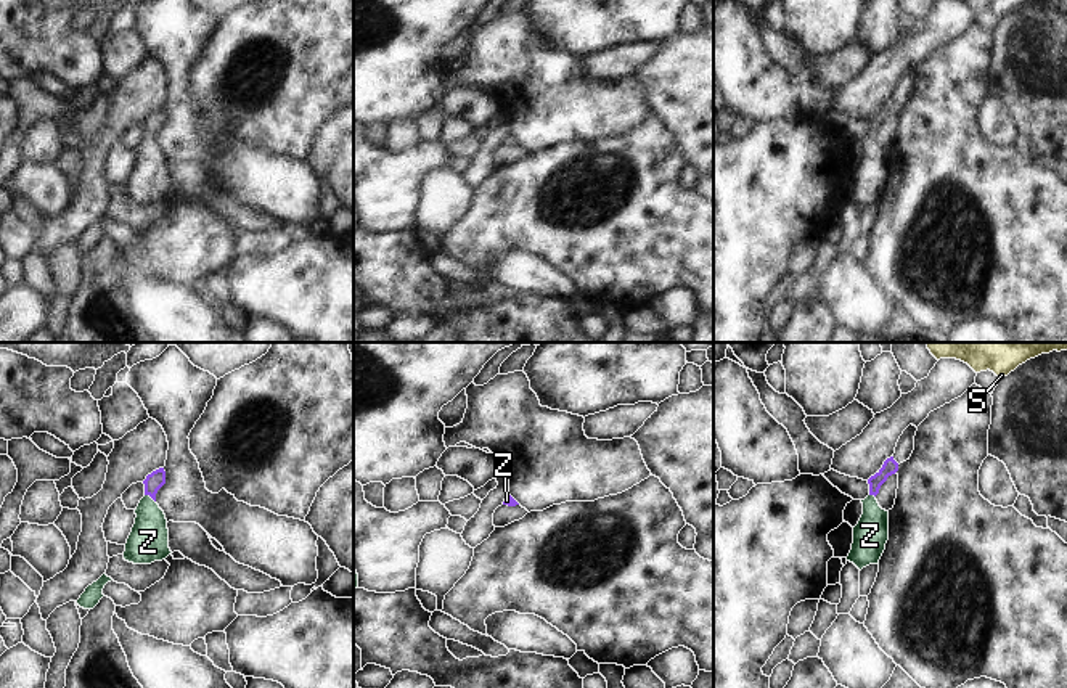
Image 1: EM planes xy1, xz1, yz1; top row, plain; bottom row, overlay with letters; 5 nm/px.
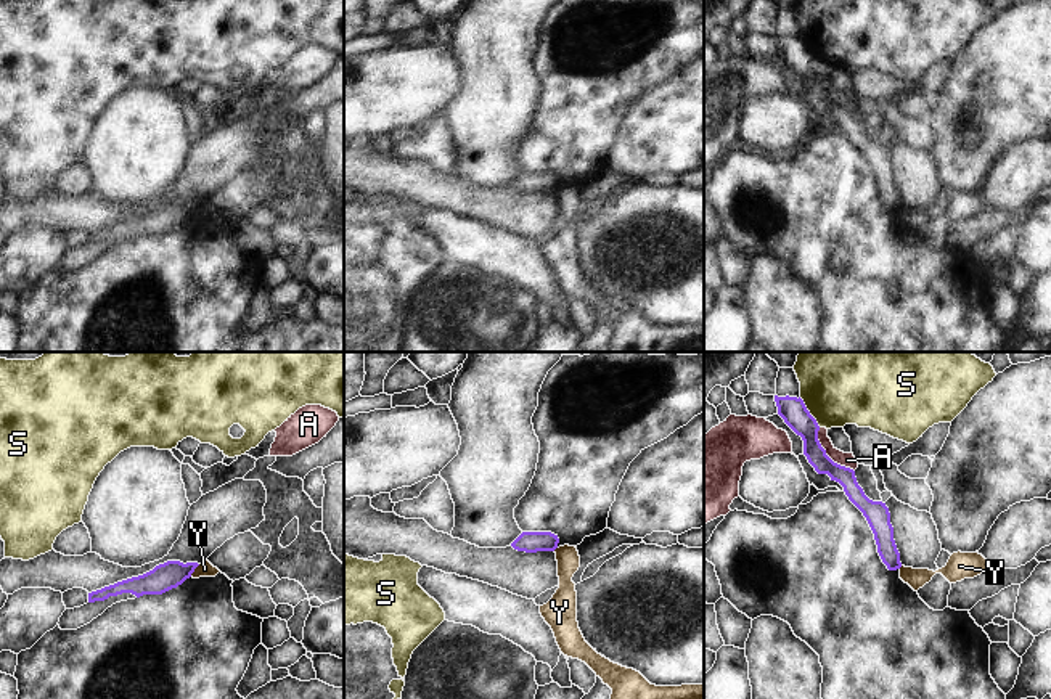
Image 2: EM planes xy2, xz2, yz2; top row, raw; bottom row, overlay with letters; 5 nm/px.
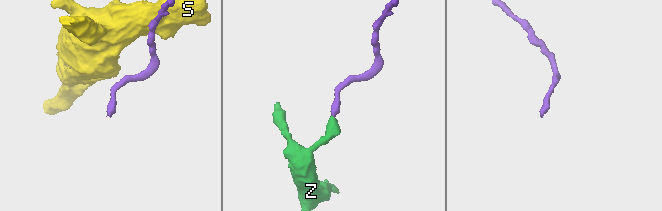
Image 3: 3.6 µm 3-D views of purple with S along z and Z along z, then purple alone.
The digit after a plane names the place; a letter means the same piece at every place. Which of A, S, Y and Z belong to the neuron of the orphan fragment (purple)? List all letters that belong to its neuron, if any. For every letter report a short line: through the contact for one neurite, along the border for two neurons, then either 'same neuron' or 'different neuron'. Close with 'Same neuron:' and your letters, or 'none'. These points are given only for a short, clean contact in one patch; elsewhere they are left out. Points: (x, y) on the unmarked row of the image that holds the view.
A: line yz2 (818, 68), (818, 82), (825, 92), (834, 102), (854, 111); different neuron
S: line yz2 (799, 37), (820, 66); different neuron
Y: line xy2 (200, 204), (190, 216); different neuron
Z: line xy1 (156, 119), (150, 135), (148, 182); same neuron
Same neuron: Z

